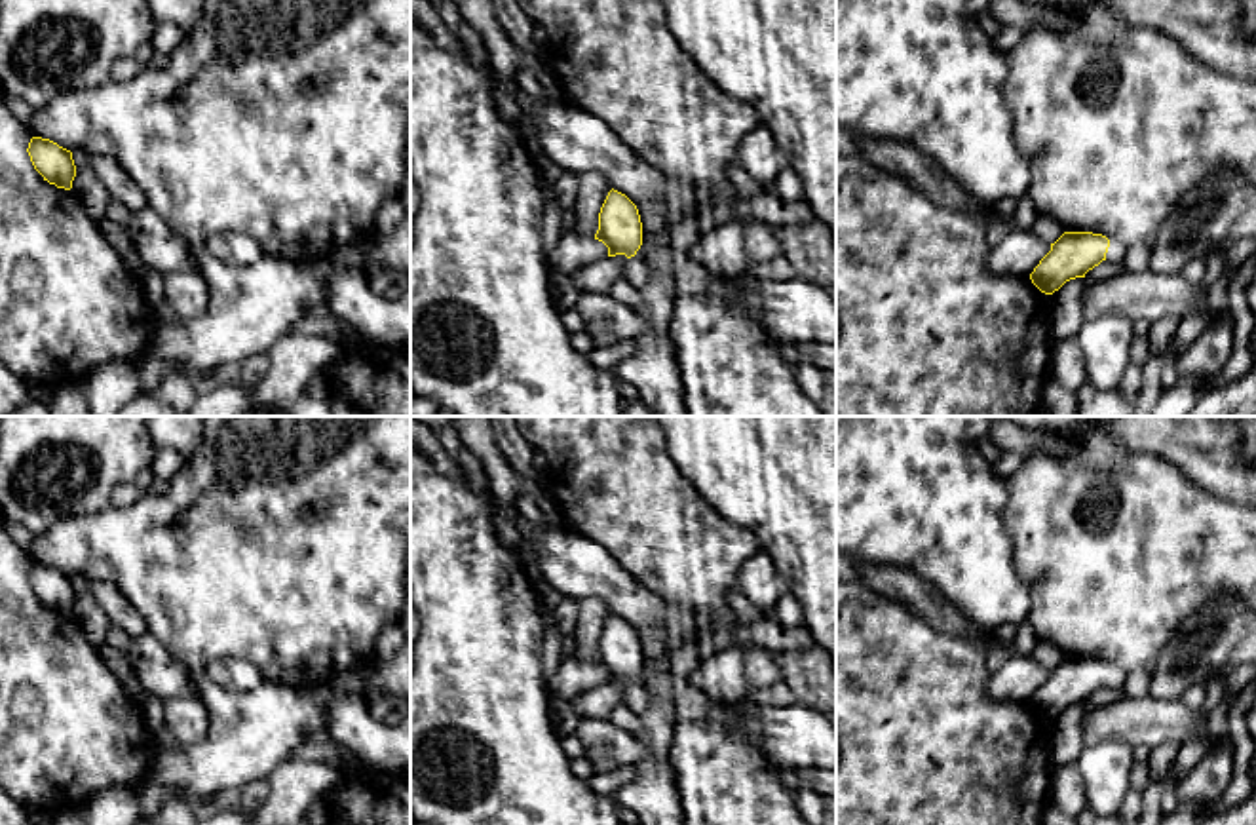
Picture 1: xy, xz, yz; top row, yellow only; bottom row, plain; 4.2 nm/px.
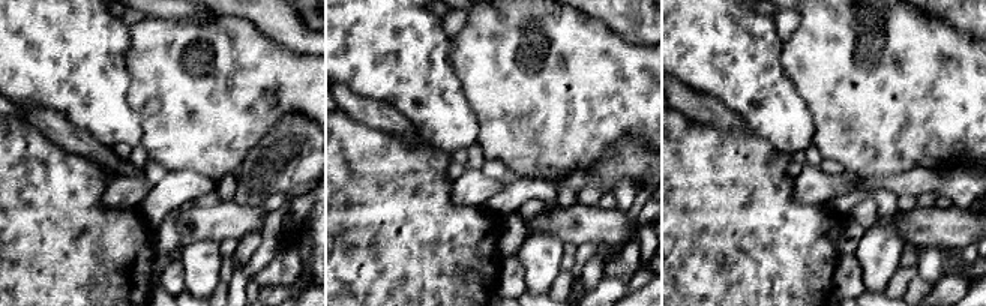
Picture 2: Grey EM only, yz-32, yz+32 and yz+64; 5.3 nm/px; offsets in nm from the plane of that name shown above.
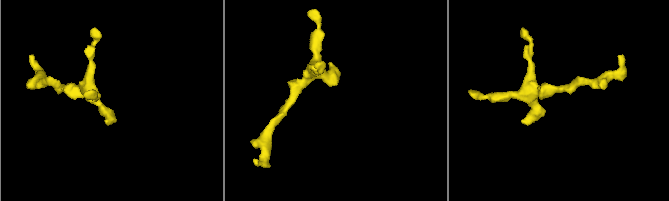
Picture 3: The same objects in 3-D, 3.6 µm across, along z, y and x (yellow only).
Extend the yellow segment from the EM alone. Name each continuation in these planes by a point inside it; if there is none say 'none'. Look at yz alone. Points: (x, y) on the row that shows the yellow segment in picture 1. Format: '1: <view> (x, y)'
1: yz (1116, 251)

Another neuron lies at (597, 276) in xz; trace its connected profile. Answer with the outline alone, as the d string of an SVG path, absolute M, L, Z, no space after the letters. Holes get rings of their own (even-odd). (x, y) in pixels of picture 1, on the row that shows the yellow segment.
M625 255L606 257L583 264L568 274L578 291L608 293L612 283L621 278L623 266L629 259Z

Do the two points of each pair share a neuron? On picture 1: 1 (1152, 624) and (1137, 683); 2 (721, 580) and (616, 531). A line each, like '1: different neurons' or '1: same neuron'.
1: different neurons
2: same neuron

